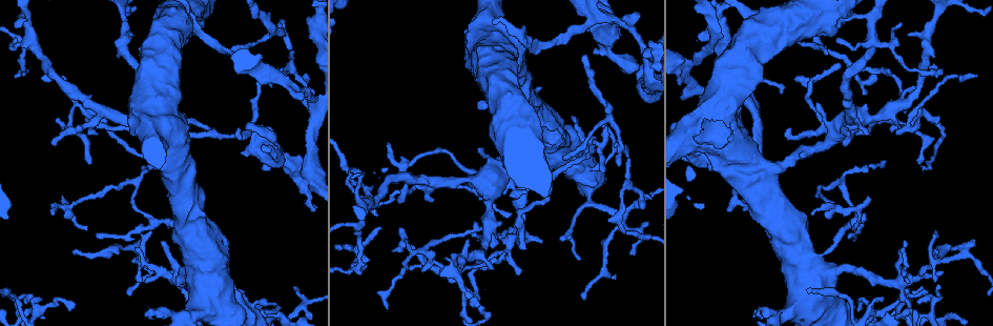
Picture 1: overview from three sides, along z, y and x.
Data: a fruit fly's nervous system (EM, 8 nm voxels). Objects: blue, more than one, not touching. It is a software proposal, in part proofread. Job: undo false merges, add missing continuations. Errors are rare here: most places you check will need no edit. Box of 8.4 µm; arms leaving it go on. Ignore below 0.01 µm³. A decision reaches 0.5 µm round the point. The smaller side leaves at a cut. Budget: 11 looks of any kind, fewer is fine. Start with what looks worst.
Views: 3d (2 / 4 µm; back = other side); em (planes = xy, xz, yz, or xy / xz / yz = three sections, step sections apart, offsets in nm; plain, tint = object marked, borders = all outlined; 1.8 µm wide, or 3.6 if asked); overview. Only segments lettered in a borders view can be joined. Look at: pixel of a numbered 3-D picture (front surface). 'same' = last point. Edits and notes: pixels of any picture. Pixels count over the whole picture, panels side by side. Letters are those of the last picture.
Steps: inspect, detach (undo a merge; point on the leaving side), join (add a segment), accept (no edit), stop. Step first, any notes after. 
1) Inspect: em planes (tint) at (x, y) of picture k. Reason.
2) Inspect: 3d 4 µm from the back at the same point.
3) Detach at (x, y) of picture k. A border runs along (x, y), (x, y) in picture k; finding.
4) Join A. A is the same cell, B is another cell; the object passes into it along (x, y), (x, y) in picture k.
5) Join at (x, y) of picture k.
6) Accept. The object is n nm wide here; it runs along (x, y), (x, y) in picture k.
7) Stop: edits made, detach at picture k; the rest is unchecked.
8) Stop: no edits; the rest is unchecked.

Inspect: 3d 4 µm at (839, 132) of picture 1. Four or more arms meet.

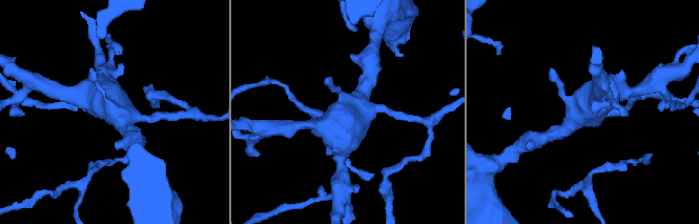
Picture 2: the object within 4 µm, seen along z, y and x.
Inspect: em planes (borders) at (584, 110) of picture 2. Now the EM.

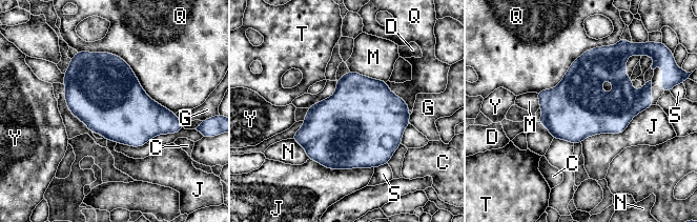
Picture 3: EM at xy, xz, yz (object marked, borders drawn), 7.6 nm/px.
Accept. C, D, G, J, M, N, Q, S, T and Y are other cells; one neuron here.

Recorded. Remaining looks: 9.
Inspect: 3d 4 µm at (844, 23) of picture 1. Touches itself.

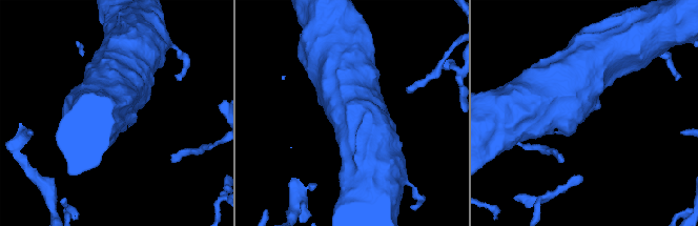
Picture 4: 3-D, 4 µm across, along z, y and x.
Inspect: em 3.6 µm planes (borders) at (581, 116) of picture 4. Now the EM.

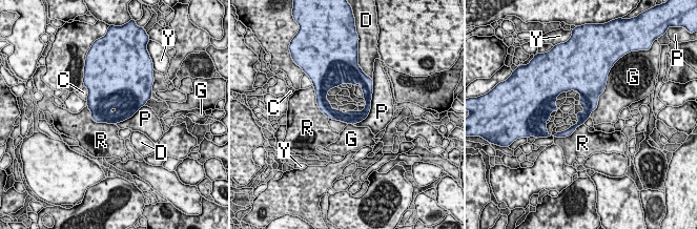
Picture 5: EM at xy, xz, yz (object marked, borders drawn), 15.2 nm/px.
Accept. C, D, G, P, R and Y are other cells; it runs along (581, 86), (587, 112), (559, 134) in picture 5; continuous, no second neuron.

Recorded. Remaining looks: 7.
Inspect: 3d 4 µm at (828, 272) of picture 1. Sharp bend.

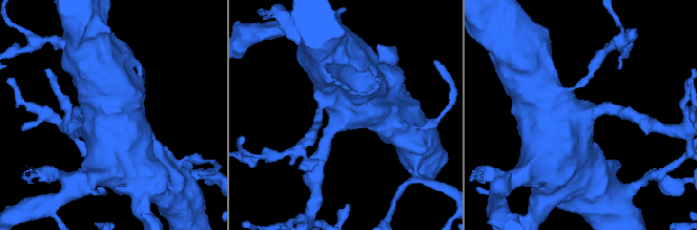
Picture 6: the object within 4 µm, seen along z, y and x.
Inspect: em 3.6 µm planes (tint) at (581, 118) of picture 6.

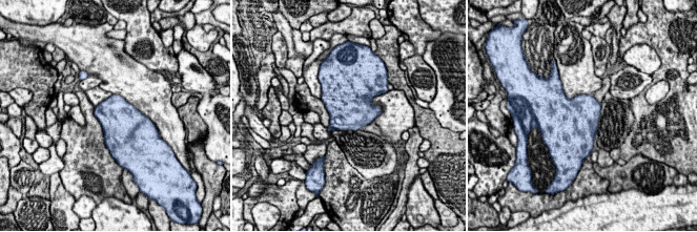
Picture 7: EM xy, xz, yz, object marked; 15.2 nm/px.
Inspect: em 3.6 µm planes (borders) at the same point. See the neighbours.

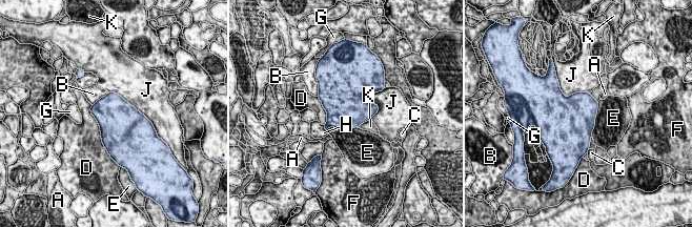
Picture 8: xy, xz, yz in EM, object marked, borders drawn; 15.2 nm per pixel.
Accept. The longest contact is with J, 700 nm; A, B, C, D, E, F, G, H, J and K are other cells; a border runs along (598, 102), (595, 125), (591, 136) in picture 8; all the same neuron.

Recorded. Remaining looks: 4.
Inspect: em xz step 8 (tint) at (30, 44) of picture 1. A fork.

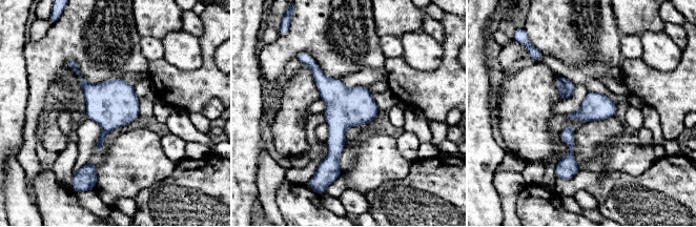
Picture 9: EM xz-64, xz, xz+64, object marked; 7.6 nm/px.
Inspect: em planes (borders) at the same point.

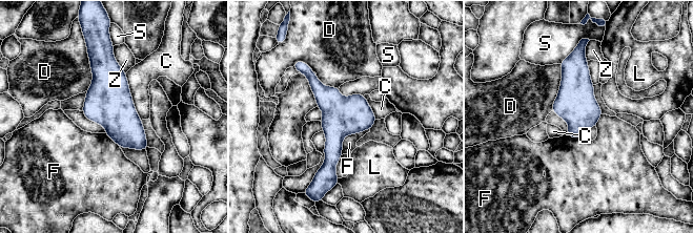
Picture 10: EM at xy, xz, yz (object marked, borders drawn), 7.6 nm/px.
Accept. C, D, F, L, S and Z are other cells; a border runs along (369, 128), (347, 134), (341, 154) in picture 10; one neuron here.

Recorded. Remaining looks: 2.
Stop: no edits; the rest is unchecked.

